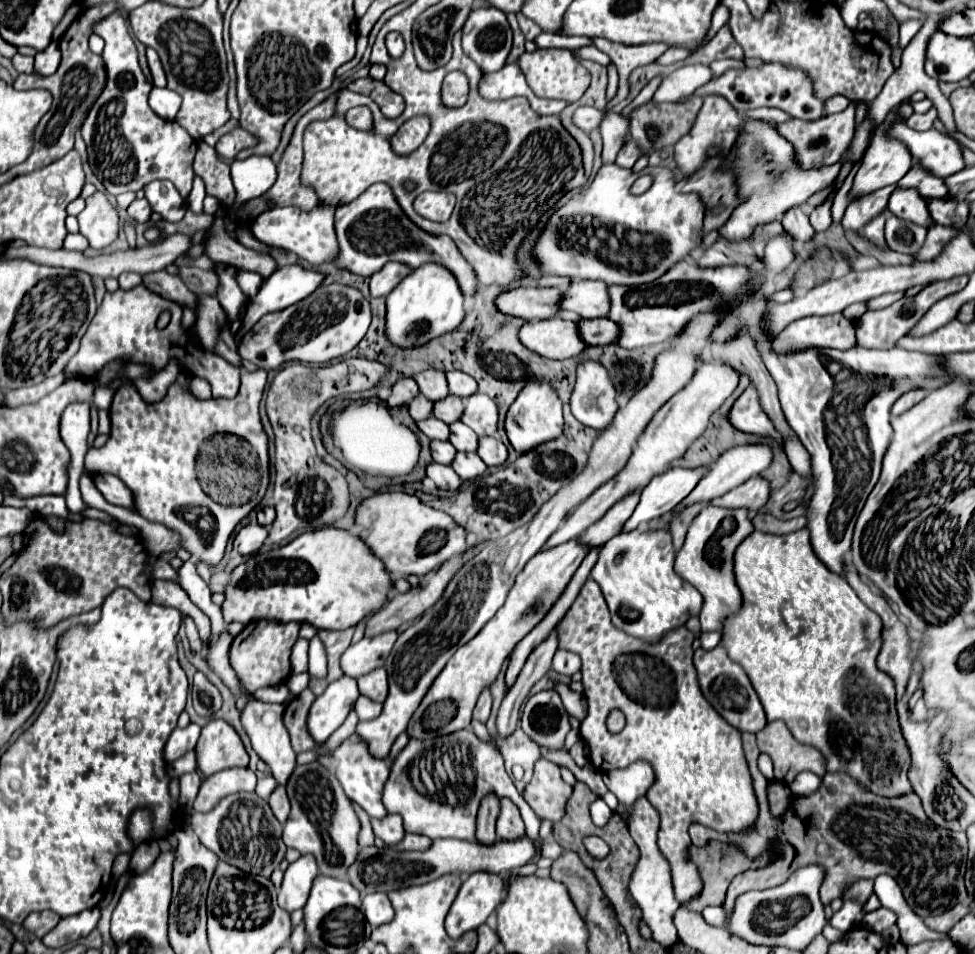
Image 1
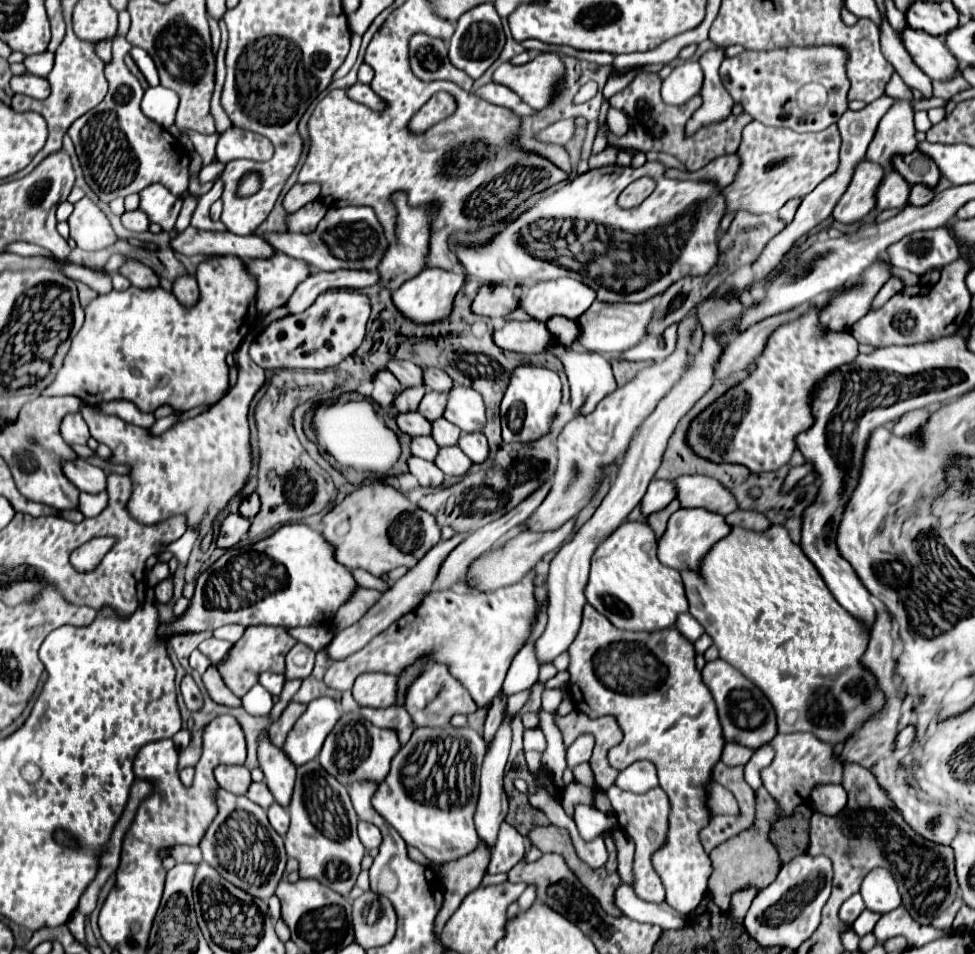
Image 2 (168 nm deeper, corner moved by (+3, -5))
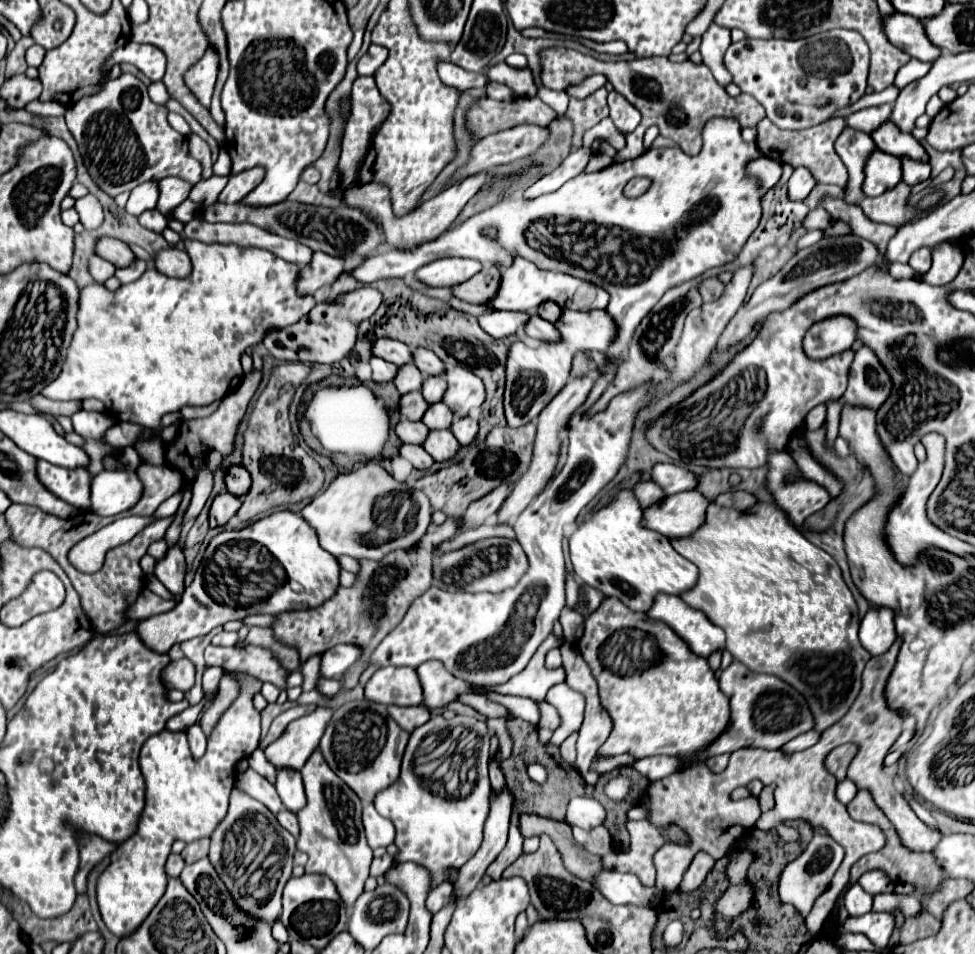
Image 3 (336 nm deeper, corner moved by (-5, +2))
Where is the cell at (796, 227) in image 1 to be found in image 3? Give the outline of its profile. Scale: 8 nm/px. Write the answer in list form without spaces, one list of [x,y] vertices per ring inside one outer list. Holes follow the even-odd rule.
[[[799,166],[799,168],[793,172],[793,176],[789,178],[787,186],[789,186],[789,196],[791,196],[793,200],[803,200],[803,198],[811,192],[811,188],[815,186],[815,178],[811,176],[811,172],[809,172],[807,168]]]

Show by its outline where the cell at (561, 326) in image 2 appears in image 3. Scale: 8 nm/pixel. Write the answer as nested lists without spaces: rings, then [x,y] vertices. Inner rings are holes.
[[[545,300],[541,306],[539,306],[539,316],[547,322],[555,322],[557,316],[561,316],[561,308],[557,304],[553,304],[553,300]]]

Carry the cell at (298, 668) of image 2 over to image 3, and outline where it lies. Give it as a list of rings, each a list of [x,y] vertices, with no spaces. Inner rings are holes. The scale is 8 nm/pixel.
[[[311,656],[305,664],[303,664],[303,676],[305,676],[305,682],[303,682],[303,690],[305,692],[311,692],[317,684],[317,678],[319,678],[319,656]]]

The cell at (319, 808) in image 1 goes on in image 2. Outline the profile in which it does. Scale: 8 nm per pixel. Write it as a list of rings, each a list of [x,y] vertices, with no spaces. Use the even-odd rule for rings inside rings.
[[[309,761],[297,767],[297,781],[289,803],[291,825],[285,835],[285,849],[289,857],[299,861],[299,875],[303,879],[317,879],[319,883],[339,891],[347,897],[361,871],[365,847],[357,835],[357,813],[349,801],[343,783],[337,783],[319,761]]]

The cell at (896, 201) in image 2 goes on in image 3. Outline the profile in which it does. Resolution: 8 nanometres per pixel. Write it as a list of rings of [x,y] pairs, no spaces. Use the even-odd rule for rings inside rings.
[[[873,150],[865,160],[865,180],[863,194],[865,196],[881,196],[887,188],[893,188],[901,182],[901,162],[897,156],[889,156],[887,152]]]

